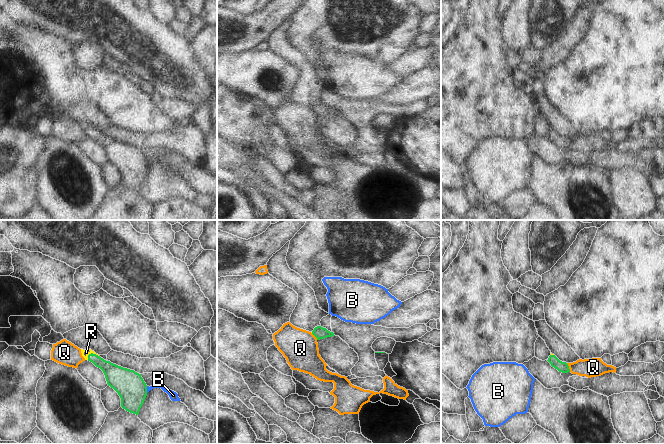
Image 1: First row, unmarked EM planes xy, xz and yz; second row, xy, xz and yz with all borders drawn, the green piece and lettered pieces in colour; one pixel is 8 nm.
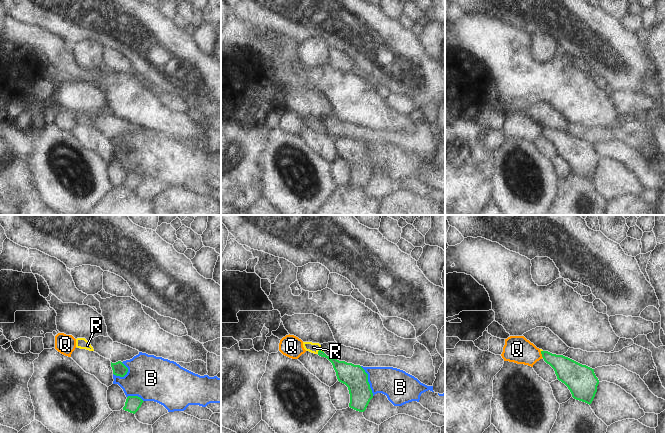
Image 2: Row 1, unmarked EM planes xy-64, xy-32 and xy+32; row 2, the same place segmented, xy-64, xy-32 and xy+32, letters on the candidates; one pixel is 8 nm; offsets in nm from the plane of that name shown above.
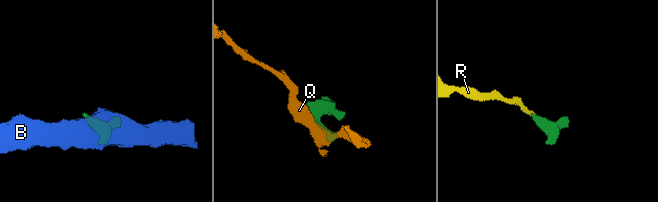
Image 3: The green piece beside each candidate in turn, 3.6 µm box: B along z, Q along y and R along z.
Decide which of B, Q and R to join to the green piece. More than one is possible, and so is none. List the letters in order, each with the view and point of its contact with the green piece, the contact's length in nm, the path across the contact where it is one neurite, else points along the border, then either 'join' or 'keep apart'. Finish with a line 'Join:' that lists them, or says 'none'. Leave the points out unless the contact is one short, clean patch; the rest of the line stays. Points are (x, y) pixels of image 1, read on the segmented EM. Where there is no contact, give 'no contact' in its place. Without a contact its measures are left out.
B: xy (146, 389) | 60 nm | along xy (146, 386), (147, 392) | keep apart
Q: yz (568, 367) | 80 nm | keep apart
R: xy (91, 353) | 100 nm | across xy (114, 374), (91, 353), (85, 353) | join
Join: R

